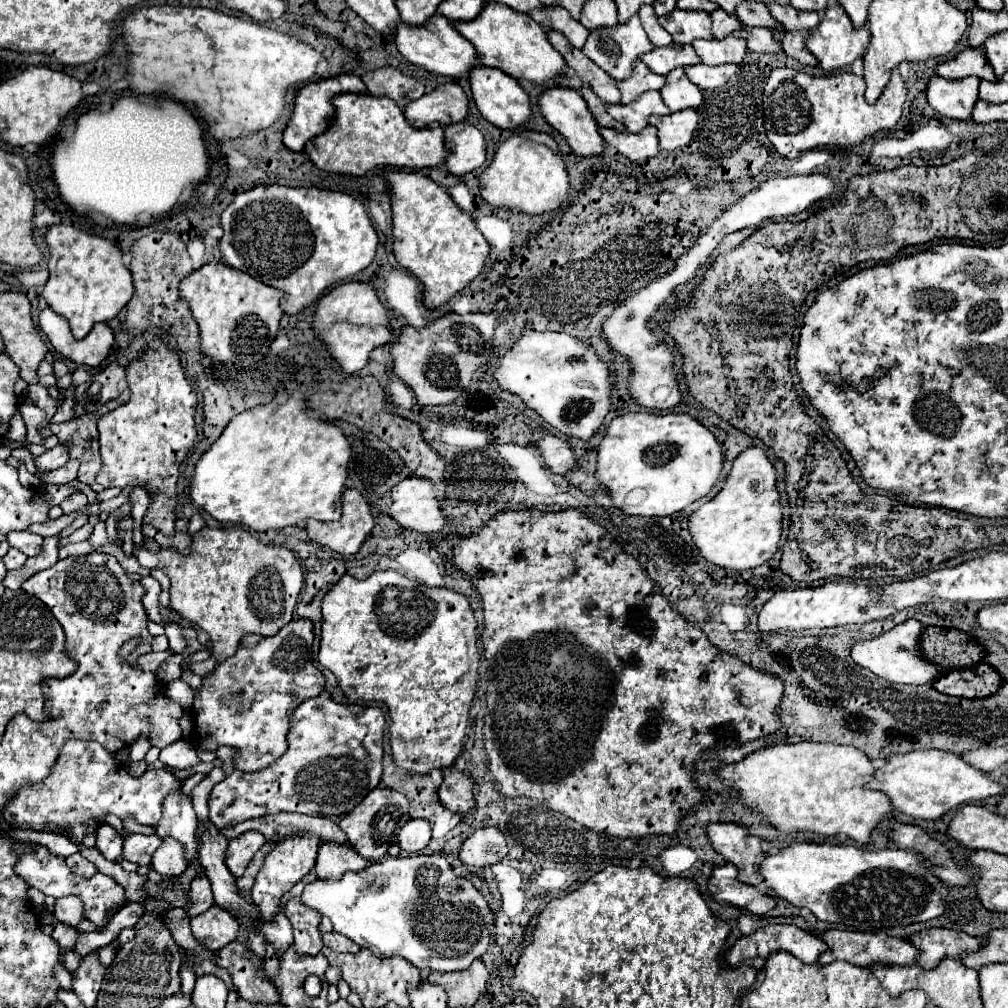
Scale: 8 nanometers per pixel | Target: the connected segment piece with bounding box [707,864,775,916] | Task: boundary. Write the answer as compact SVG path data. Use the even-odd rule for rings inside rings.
M733 864L719 866L711 872L711 878L707 880L709 890L713 892L713 898L717 902L725 902L743 910L749 910L751 914L763 916L771 908L775 908L775 900L763 892L759 892L755 886L743 884L737 880L737 868Z

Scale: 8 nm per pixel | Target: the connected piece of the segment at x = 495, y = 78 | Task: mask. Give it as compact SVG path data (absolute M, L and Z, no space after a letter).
M475 66L469 70L469 84L473 92L473 100L481 112L481 116L505 130L513 130L521 124L525 124L531 118L531 102L525 90L519 86L519 82L505 72L497 68L485 68L485 66Z

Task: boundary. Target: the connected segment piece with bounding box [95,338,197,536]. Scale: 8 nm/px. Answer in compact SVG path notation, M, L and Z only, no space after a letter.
M159 338L151 342L149 352L127 366L127 386L131 390L131 400L123 408L105 414L97 422L103 468L95 480L103 484L103 488L141 486L153 490L155 498L151 498L143 524L151 524L165 536L171 536L175 526L175 488L179 466L197 438L197 396L185 380L179 356L171 352Z

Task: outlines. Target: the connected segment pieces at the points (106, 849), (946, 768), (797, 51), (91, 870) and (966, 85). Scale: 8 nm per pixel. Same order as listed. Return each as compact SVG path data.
M101 824L97 828L97 848L105 854L109 860L117 860L123 852L123 836L109 824Z
M917 750L889 756L885 764L875 770L867 788L883 792L897 812L923 820L937 820L951 808L1005 792L1001 784L991 782L985 772L969 766L961 756L941 750Z
M783 30L783 32L777 32L775 36L781 42L781 46L783 46L787 56L791 56L791 58L799 60L801 64L807 64L807 66L815 66L817 64L815 56L805 46L805 38L807 38L805 32L785 32Z
M79 852L71 854L65 861L67 866L71 868L71 872L75 872L75 874L81 876L81 878L89 878L89 876L97 874L97 868L95 868L87 858L83 858Z
M933 76L927 84L927 102L941 116L969 120L977 102L977 88L977 76L967 76L965 80L945 80L941 76Z

